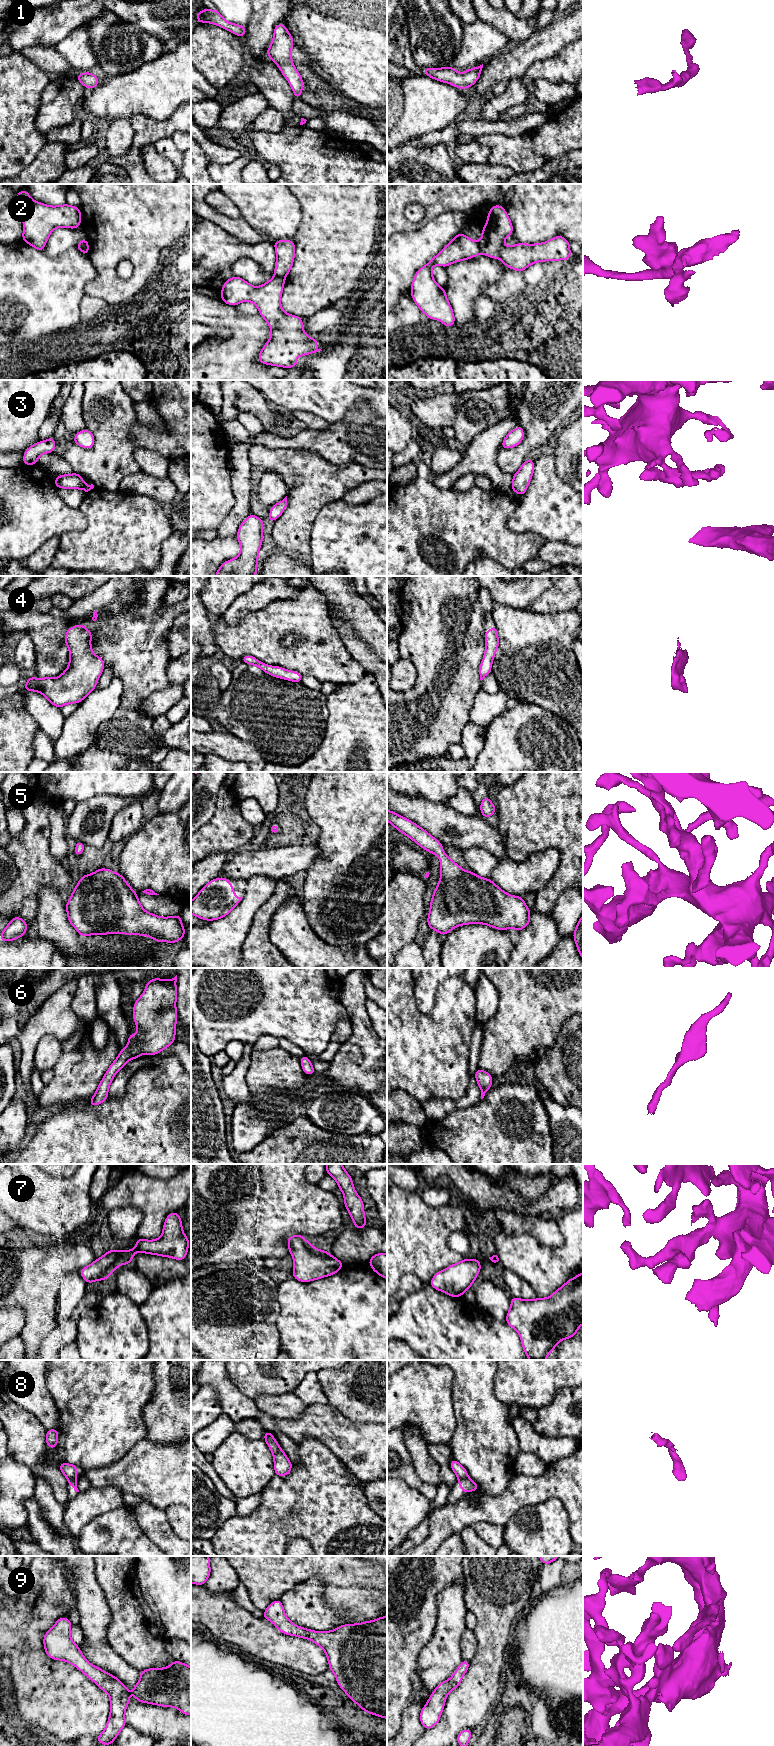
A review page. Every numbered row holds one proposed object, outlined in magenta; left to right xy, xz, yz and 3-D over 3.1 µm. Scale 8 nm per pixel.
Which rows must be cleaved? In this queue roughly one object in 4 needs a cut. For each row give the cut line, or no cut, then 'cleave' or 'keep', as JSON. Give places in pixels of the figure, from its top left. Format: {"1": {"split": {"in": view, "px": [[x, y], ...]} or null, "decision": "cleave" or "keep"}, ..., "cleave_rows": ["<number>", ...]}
{"1": {"split": null, "decision": "keep"}, "2": {"split": {"in": "yz", "px": [[478, 242], [481, 252]]}, "decision": "cleave"}, "3": {"split": null, "decision": "keep"}, "4": {"split": null, "decision": "keep"}, "5": {"split": null, "decision": "keep"}, "6": {"split": null, "decision": "keep"}, "7": {"split": null, "decision": "keep"}, "8": {"split": {"in": "yz", "px": [[467, 1476], [458, 1480]]}, "decision": "cleave"}, "9": {"split": null, "decision": "keep"}, "cleave_rows": ["2", "8"]}

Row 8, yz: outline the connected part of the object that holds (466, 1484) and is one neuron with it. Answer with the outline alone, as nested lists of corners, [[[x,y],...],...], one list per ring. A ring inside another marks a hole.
[[[469,1477],[459,1479],[458,1484],[460,1485],[461,1490],[463,1491],[464,1494],[467,1494],[470,1491],[479,1492],[479,1486]]]

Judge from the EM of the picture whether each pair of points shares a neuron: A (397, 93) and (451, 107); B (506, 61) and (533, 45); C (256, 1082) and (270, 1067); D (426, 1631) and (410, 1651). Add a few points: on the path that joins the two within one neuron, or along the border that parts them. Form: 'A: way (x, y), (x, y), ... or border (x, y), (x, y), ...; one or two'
A: way (410, 105), (438, 105); one
B: way (513, 61), (526, 52); one
C: way (260, 1078), (267, 1071); one
D: way (421, 1636), (411, 1646); one

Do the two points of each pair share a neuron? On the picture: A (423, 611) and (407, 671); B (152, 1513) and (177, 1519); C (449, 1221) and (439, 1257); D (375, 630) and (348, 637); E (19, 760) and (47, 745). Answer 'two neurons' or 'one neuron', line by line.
A: two neurons
B: two neurons
C: one neuron
D: two neurons
E: two neurons

